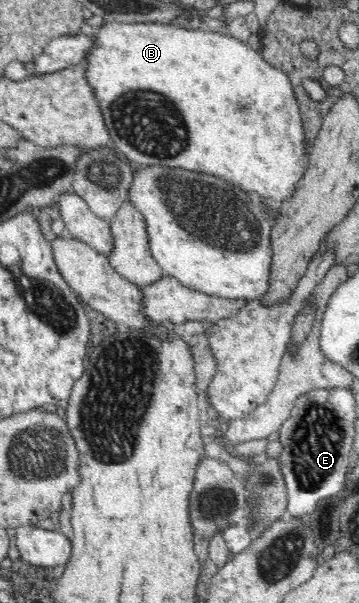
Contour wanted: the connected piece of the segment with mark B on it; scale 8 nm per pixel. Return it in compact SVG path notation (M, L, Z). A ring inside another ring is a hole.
M119 21L113 22L105 22L101 27L94 29L94 37L92 42L92 47L86 52L86 81L88 85L92 88L92 92L97 96L97 102L100 106L101 113L103 114L103 118L105 118L105 124L107 124L107 130L109 130L109 134L111 134L111 143L114 149L123 157L126 158L133 165L139 166L148 166L148 165L159 165L163 167L171 167L175 169L183 168L190 171L195 171L199 173L205 172L205 174L213 175L214 177L219 176L220 179L226 180L227 182L233 183L235 185L239 185L241 189L245 192L248 192L255 197L258 198L267 198L270 202L279 204L282 201L287 200L296 189L296 184L301 180L303 176L304 170L308 164L308 156L309 156L309 146L304 142L304 128L303 123L301 121L301 112L299 111L298 102L296 101L296 97L294 96L294 90L292 87L292 82L290 78L280 69L275 68L273 64L269 66L269 63L264 59L264 56L260 52L260 50L255 51L251 49L247 43L242 43L240 40L233 38L230 34L223 34L221 32L213 32L208 30L207 28L199 28L199 29L188 29L185 26L179 26L177 24L166 25L163 23L124 23ZM181 112L183 112L183 120L185 120L185 138L183 138L183 128L181 128Z

